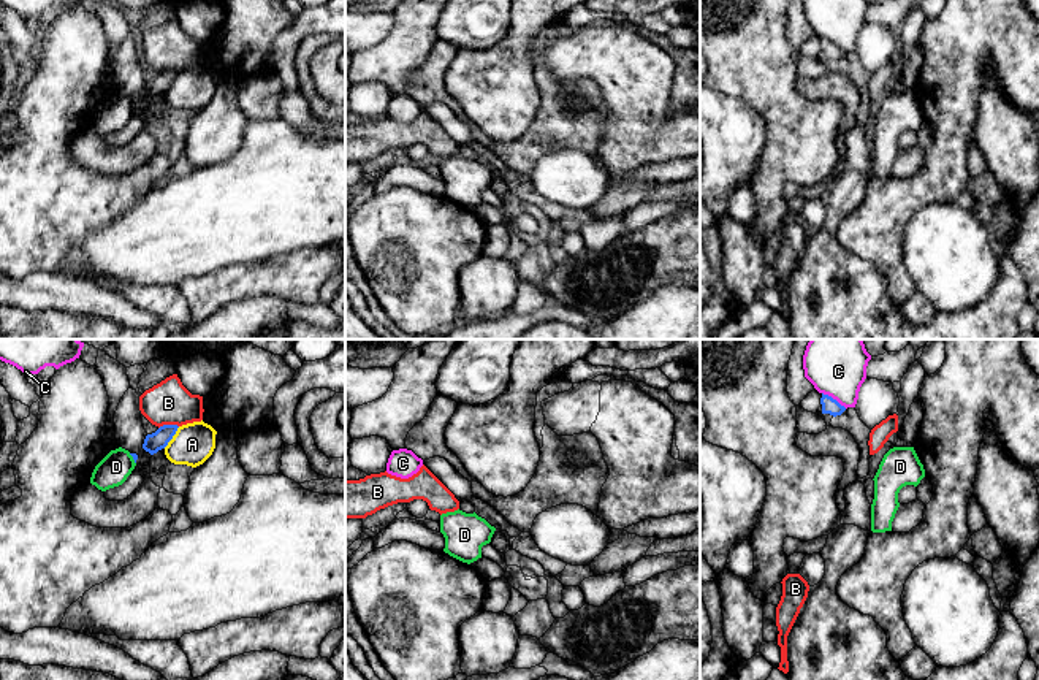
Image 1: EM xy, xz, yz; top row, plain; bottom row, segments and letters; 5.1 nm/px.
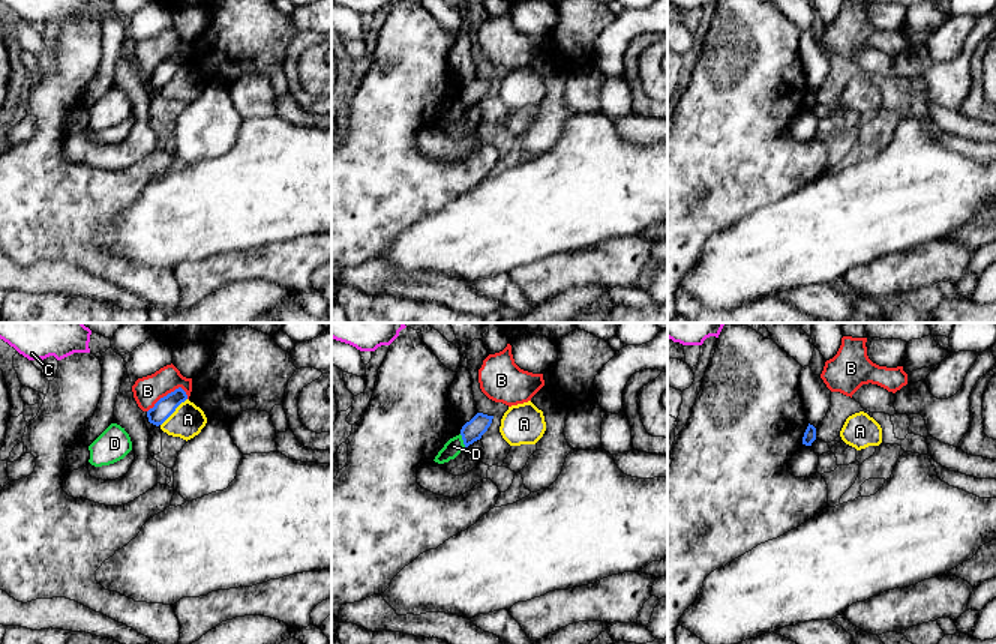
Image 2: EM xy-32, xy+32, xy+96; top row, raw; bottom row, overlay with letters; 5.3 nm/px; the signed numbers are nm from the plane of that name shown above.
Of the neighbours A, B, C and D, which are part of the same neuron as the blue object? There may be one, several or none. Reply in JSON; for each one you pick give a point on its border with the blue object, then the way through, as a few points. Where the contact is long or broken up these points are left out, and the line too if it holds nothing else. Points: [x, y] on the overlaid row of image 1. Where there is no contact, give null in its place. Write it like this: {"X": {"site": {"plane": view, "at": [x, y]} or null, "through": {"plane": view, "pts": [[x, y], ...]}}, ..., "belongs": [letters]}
{"belongs": []}

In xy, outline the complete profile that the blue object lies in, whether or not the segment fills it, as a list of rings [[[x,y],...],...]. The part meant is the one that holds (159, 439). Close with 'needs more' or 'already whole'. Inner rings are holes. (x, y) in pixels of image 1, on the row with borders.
[[[177,425],[160,426],[155,433],[146,436],[143,449],[150,455],[157,453],[158,450],[168,445],[168,442],[176,434],[177,428]]] | already whole

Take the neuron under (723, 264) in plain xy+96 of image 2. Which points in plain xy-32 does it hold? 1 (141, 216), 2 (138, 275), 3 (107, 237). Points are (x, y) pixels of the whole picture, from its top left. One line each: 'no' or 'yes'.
1: yes
2: no
3: yes

